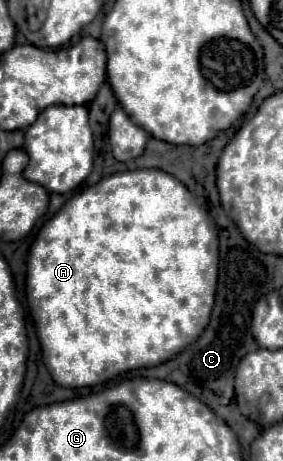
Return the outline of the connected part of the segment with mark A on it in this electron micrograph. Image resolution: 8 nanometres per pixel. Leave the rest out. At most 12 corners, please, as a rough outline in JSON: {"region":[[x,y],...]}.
{"region":[[161,169],[35,237],[45,367],[91,387],[205,331],[217,227]]}

